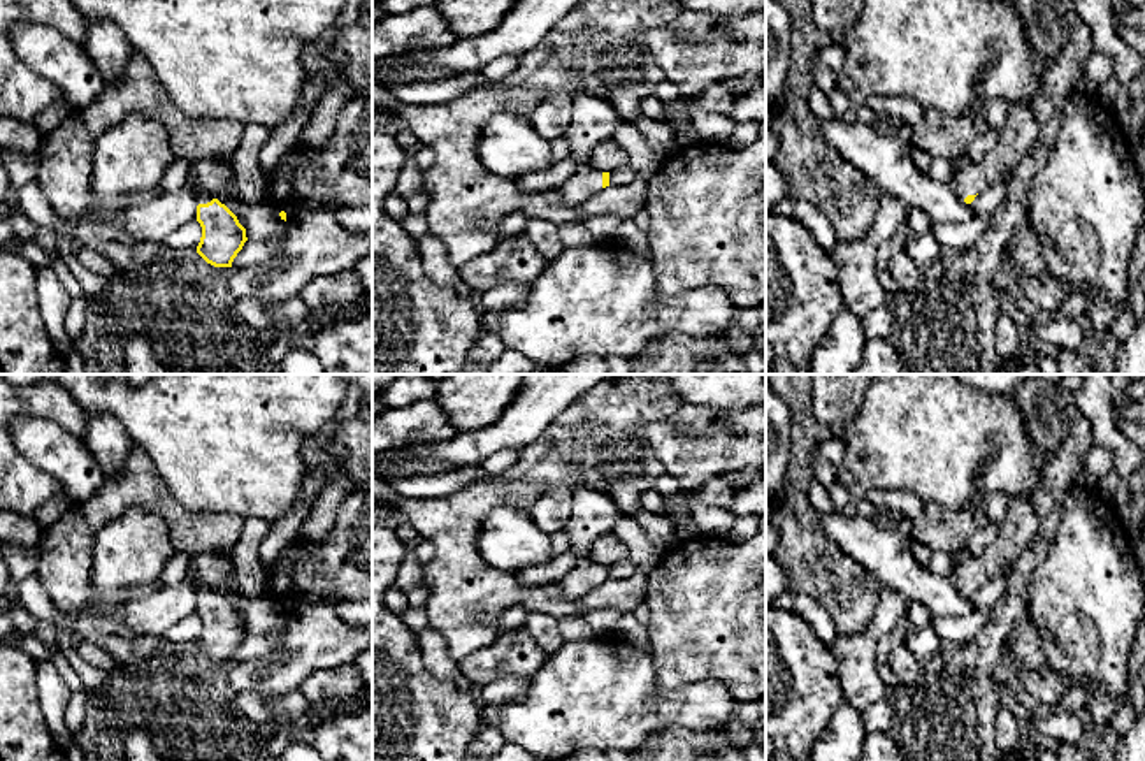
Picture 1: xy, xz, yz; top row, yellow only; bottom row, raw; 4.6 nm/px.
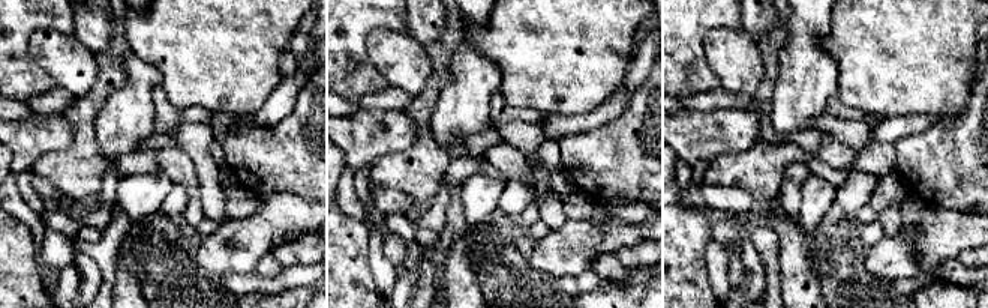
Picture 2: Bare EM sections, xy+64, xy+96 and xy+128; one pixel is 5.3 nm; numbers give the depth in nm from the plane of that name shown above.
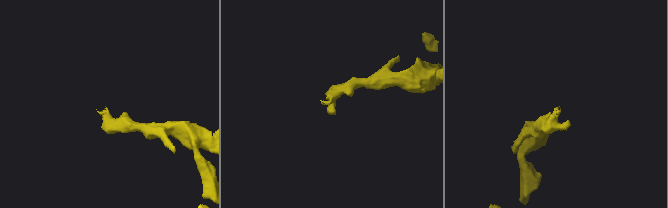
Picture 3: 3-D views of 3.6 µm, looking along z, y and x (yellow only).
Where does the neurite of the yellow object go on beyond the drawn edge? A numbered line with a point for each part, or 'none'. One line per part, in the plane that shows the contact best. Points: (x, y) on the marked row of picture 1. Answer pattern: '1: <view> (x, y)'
1: xz (587, 181)

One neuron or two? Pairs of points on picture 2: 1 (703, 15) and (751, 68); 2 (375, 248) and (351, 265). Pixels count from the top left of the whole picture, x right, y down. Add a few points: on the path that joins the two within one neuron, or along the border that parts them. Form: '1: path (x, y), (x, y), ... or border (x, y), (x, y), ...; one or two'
1: border (739, 24), (714, 27), (705, 36), (706, 62); two
2: border (360, 218), (369, 233), (369, 269), (377, 287); two

